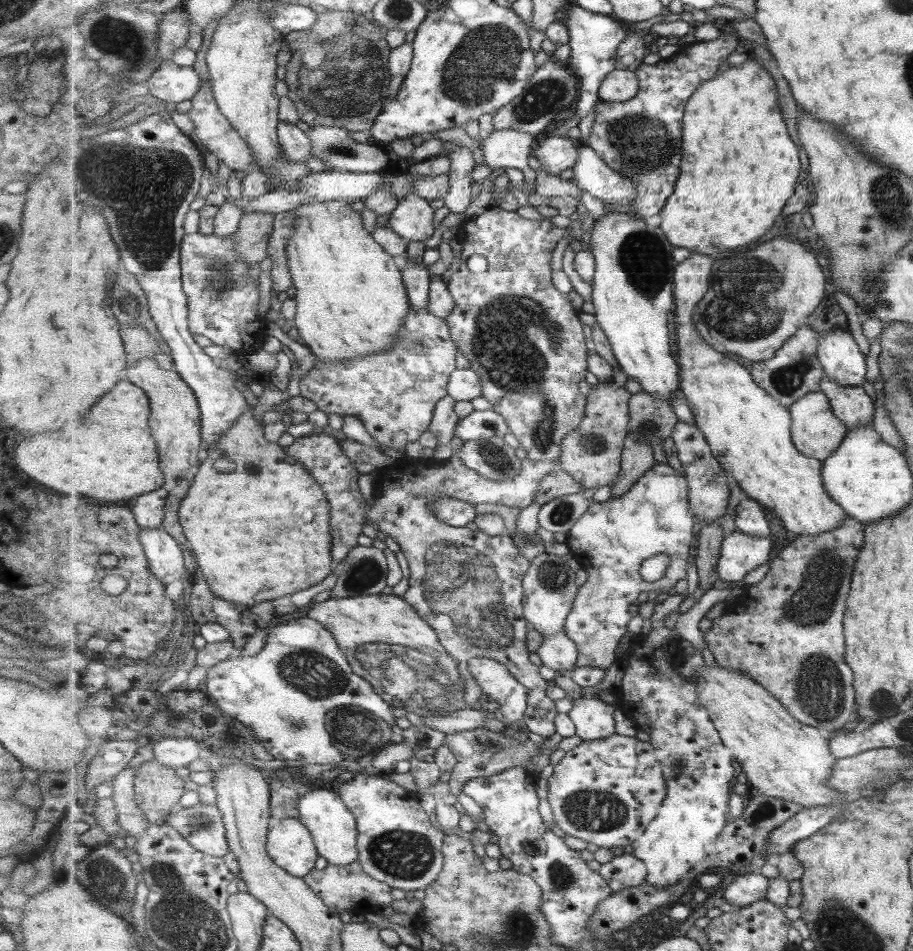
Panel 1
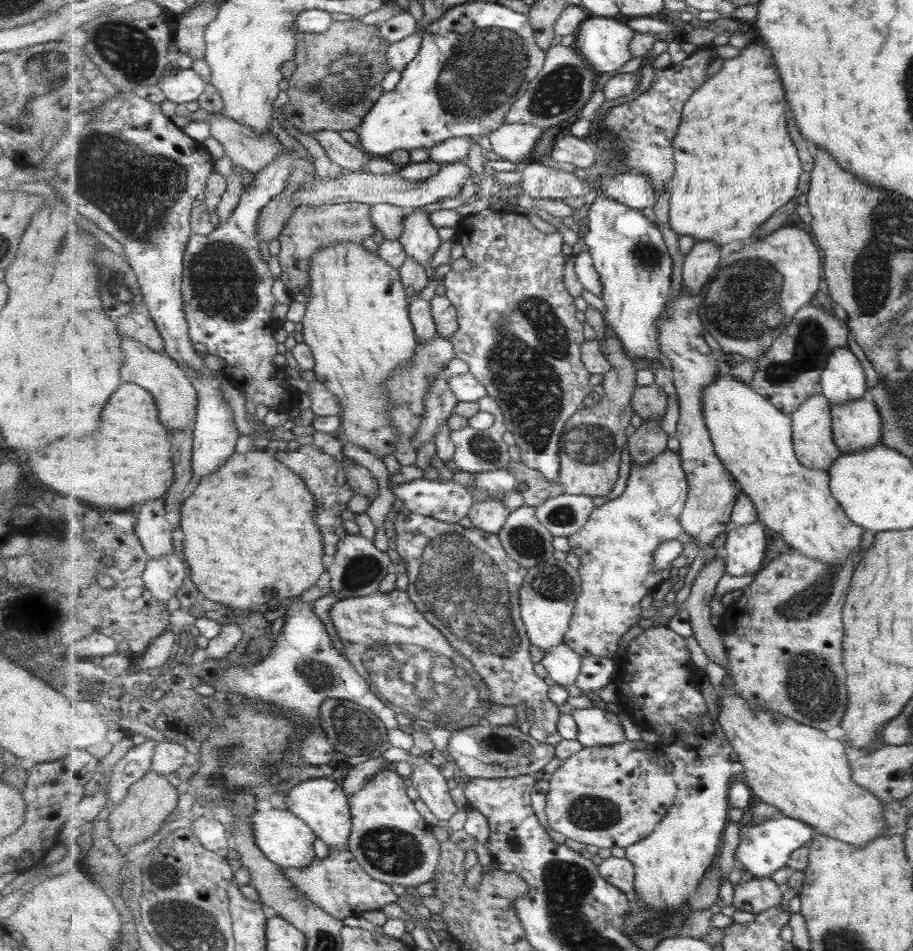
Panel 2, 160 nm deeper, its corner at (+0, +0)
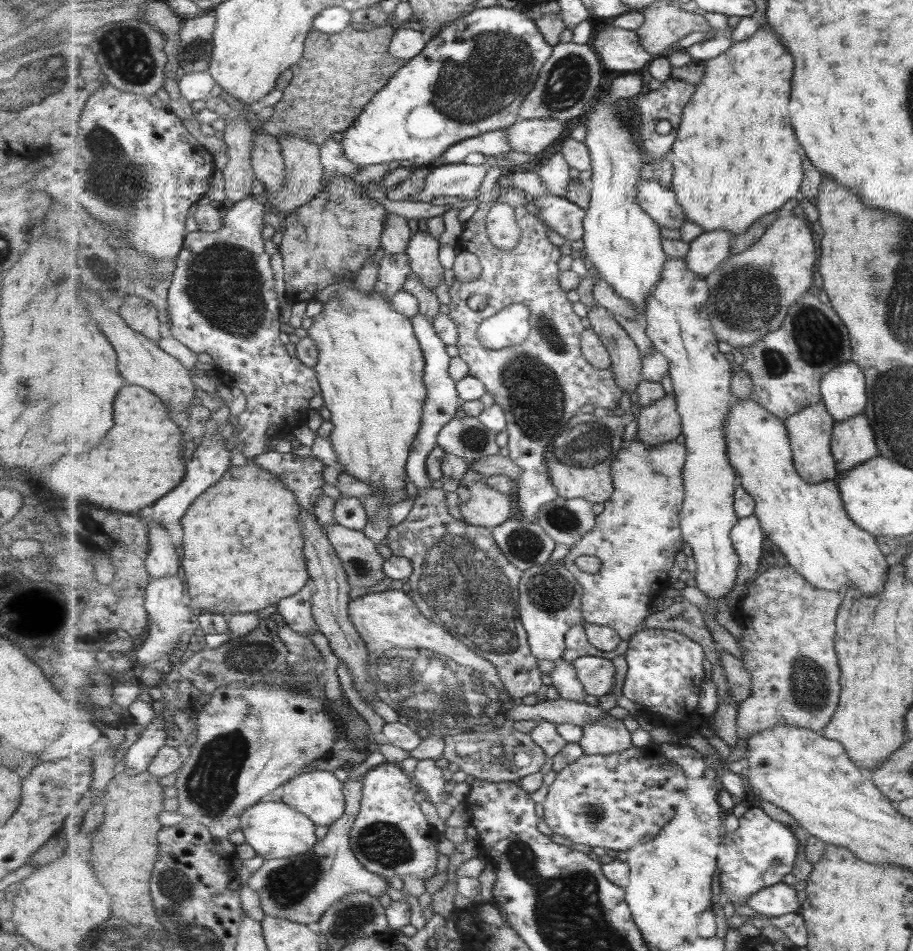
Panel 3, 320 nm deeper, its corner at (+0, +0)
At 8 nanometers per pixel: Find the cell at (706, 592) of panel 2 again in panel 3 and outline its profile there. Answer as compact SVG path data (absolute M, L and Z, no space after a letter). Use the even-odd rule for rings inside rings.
M719 648L722 654L721 660L728 676L730 684L731 700L743 703L753 694L753 683L751 671L744 665L744 662L735 658L733 654Z

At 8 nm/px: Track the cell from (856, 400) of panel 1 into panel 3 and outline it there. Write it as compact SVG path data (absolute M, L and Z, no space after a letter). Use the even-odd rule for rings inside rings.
M865 411L855 418L836 423L832 453L838 462L839 477L878 456L874 431Z

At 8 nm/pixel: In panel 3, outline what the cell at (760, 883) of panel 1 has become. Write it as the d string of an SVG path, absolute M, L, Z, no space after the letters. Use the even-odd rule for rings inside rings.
M784 882L763 888L761 892L754 894L746 904L759 914L775 918L800 913L802 910L802 903L797 898L797 890Z

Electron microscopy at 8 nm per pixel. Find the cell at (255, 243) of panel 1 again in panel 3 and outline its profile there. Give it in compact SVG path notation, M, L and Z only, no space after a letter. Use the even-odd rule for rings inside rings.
M295 136L279 137L278 139L281 142L282 154L287 166L287 180L284 189L281 192L269 194L268 200L272 204L270 209L273 212L291 213L300 206L307 204L310 200L313 200L313 196L317 196L322 191L325 186L325 168L322 164L320 145L307 139L295 138Z

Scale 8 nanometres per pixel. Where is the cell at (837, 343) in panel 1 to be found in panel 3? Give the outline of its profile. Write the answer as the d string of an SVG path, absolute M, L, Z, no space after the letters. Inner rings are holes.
M856 362L845 363L824 375L822 400L835 419L845 422L863 414L869 400L866 374Z

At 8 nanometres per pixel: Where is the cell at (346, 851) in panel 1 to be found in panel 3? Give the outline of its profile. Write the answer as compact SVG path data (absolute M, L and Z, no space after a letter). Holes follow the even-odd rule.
M331 771L301 773L282 786L282 801L309 816L317 826L330 827L346 812L344 783Z

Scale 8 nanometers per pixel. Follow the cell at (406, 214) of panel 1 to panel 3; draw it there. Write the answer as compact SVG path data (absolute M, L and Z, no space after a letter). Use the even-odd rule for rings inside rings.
M416 232L413 236L407 254L410 256L412 272L416 274L422 286L429 290L439 288L443 282L443 272L446 268L440 261L440 246L438 240L432 238L429 232Z

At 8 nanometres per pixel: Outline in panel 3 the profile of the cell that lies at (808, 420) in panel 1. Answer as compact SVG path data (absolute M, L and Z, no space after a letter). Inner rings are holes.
M825 402L807 407L799 414L790 416L786 421L790 431L790 441L794 453L796 470L809 483L838 479L838 462L832 453L835 419L831 416Z

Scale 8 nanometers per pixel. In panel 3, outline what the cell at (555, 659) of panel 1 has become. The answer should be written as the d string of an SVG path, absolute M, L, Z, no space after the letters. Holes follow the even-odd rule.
M561 658L555 664L555 669L553 669L550 676L553 680L553 685L559 689L561 697L563 699L585 703L588 692L584 684L579 680L576 673L577 669L573 666L572 661Z

